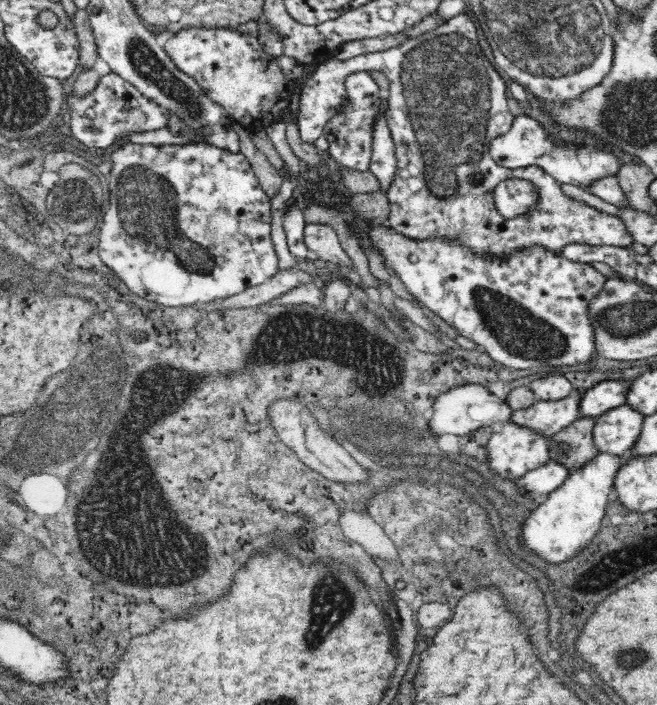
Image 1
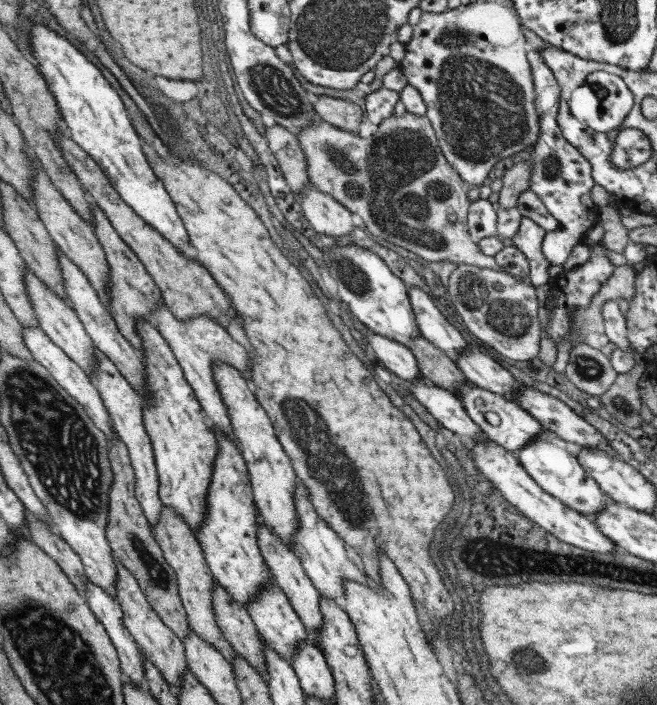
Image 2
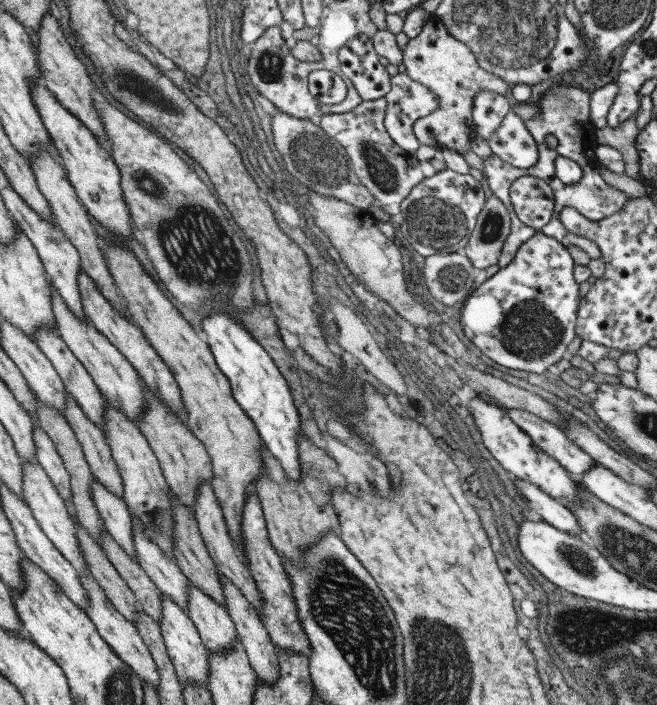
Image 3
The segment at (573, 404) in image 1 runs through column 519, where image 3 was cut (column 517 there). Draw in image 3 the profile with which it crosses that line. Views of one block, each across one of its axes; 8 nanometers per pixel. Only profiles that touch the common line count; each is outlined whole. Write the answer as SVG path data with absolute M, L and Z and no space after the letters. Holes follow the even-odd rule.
M506 409L508 418L529 435L533 445L553 458L570 476L577 479L594 465L594 461L560 429L523 410Z

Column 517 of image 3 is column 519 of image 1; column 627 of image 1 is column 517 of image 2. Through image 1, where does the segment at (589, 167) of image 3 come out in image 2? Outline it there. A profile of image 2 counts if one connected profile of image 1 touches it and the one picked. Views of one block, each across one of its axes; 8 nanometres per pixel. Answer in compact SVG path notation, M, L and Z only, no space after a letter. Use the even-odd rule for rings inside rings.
M521 217L517 231L508 240L525 255L529 266L529 282L534 287L547 283L549 278L547 268L550 264L543 258L541 252L541 241L545 233L533 219Z

